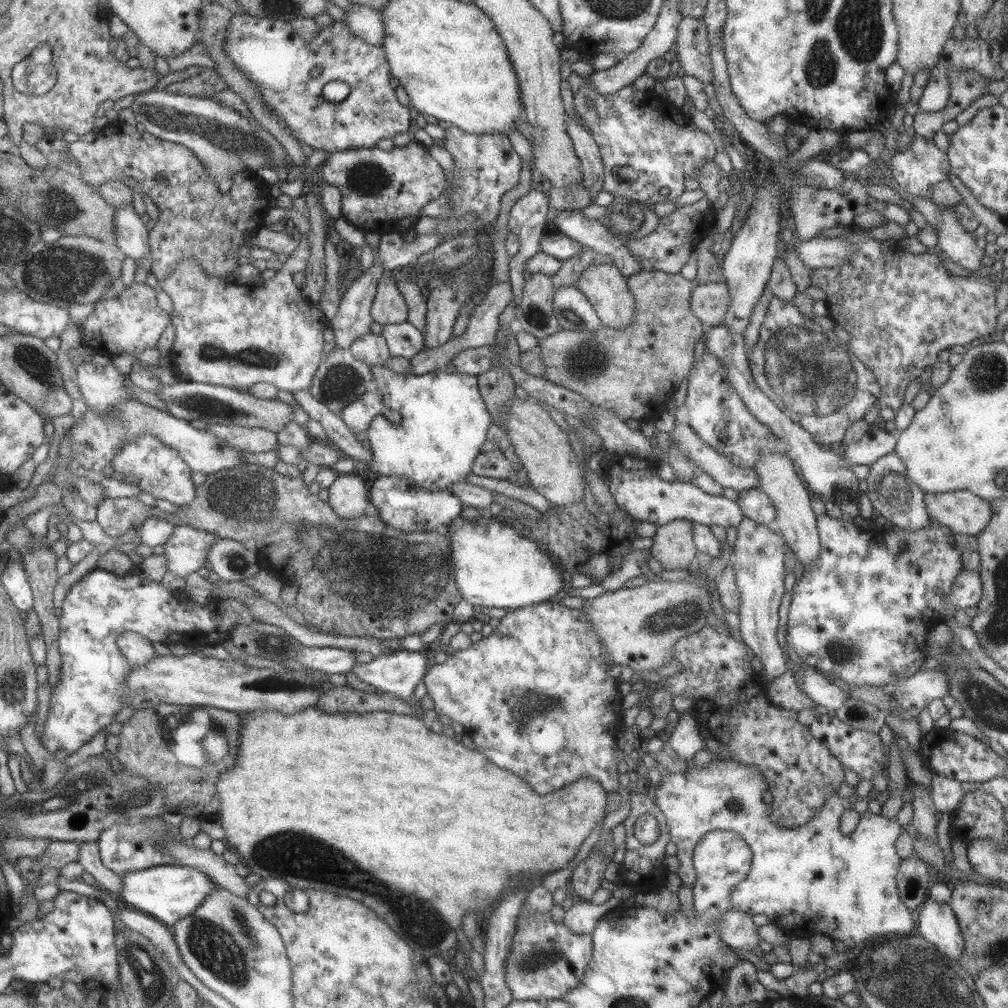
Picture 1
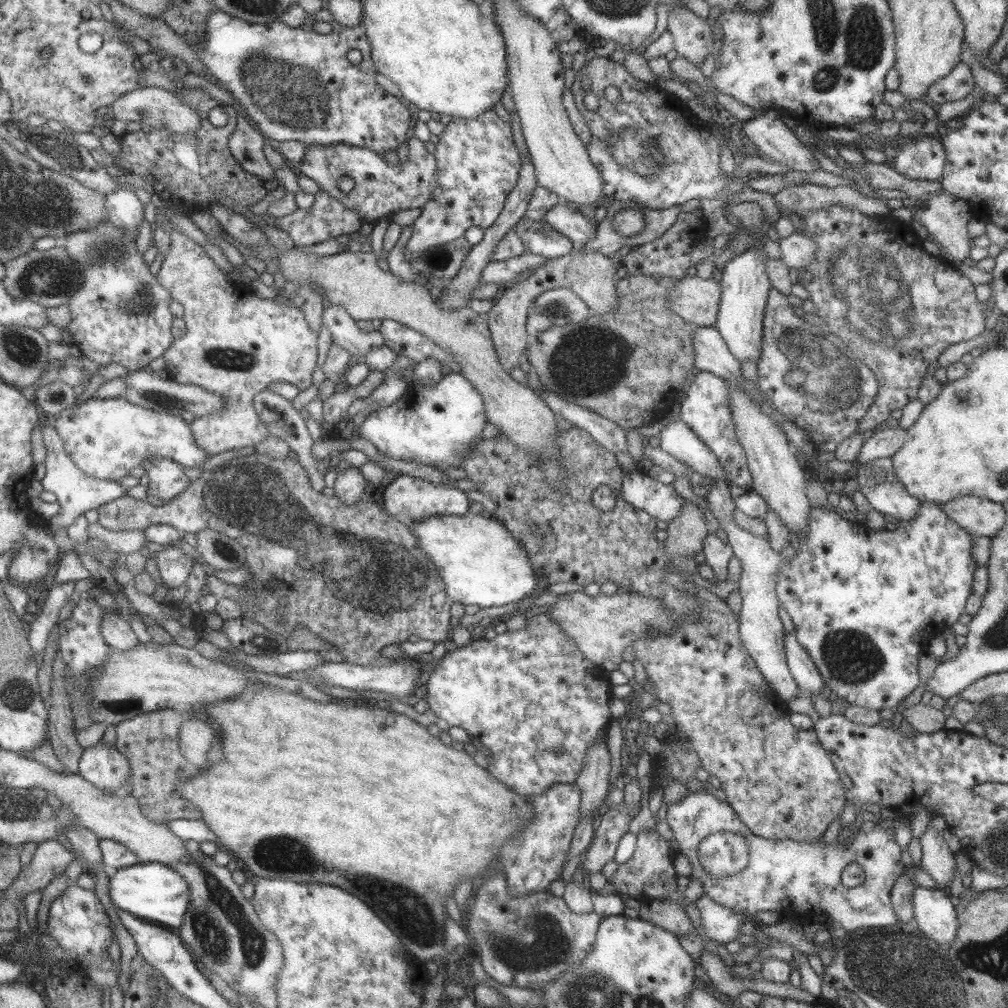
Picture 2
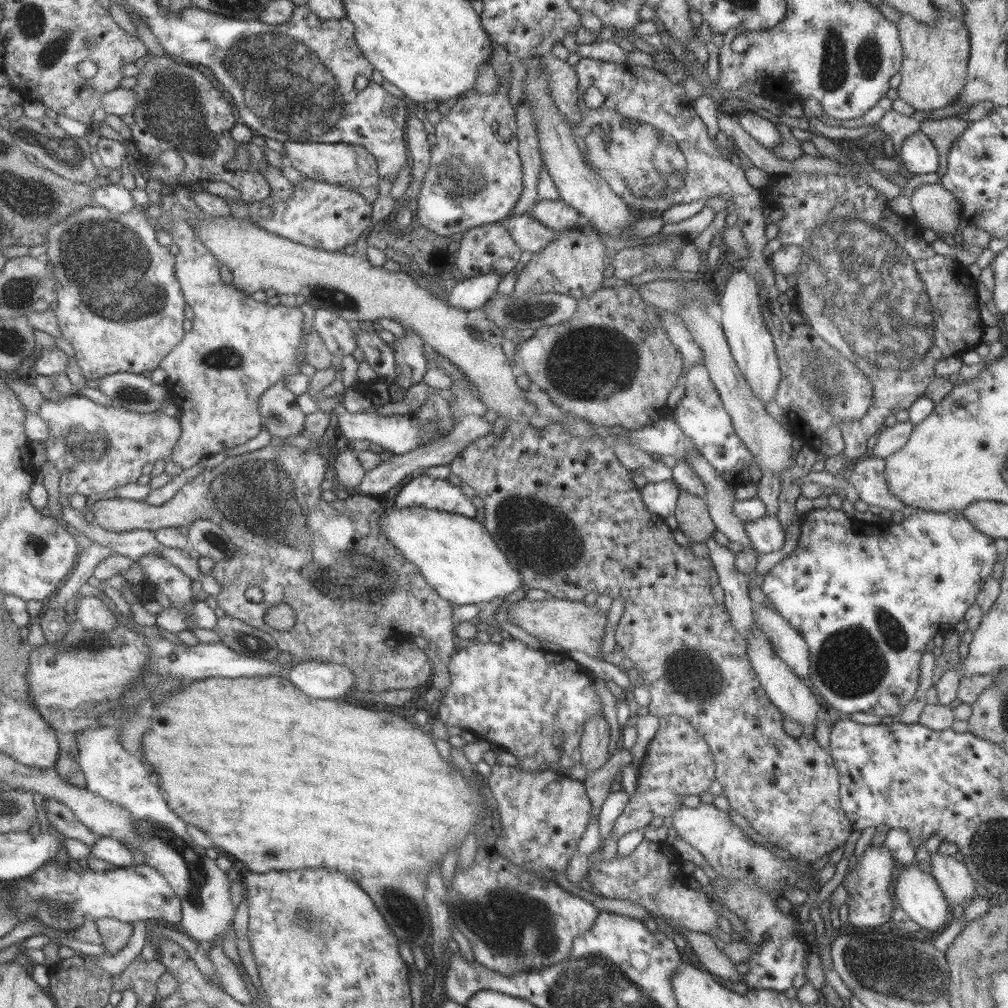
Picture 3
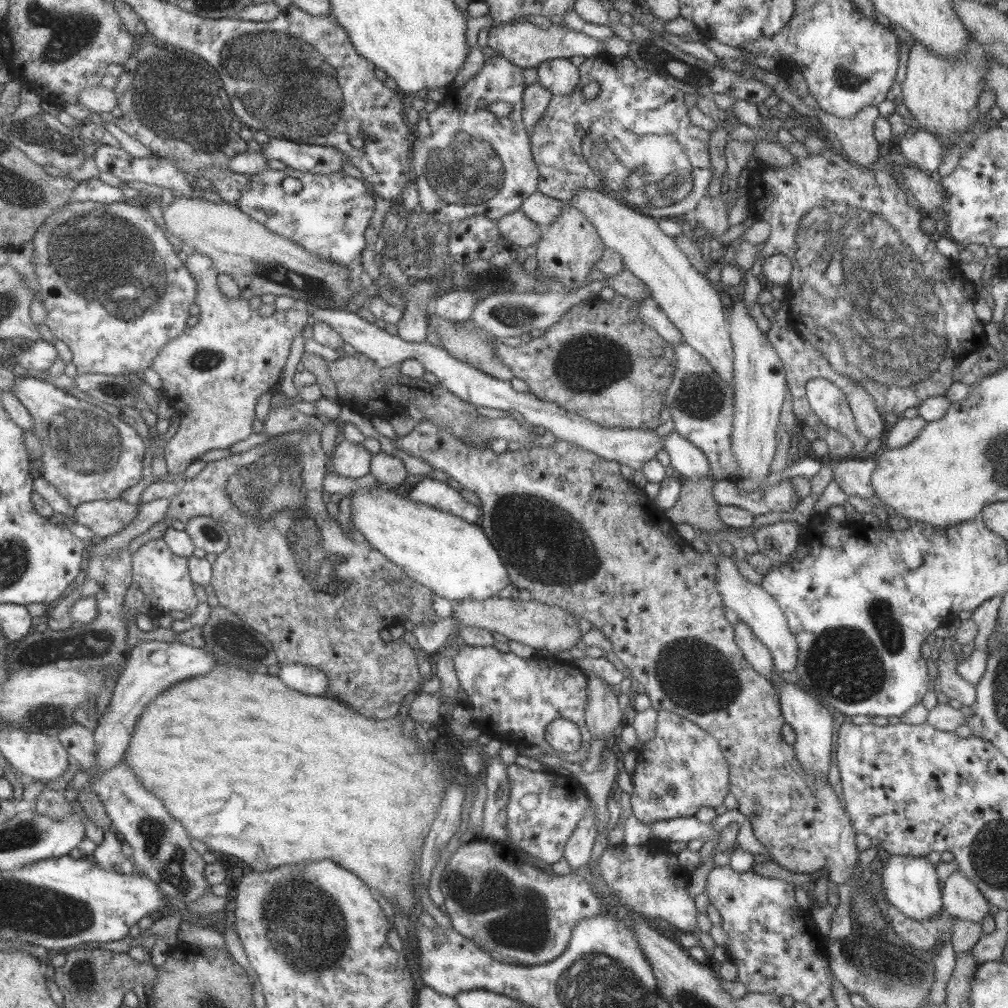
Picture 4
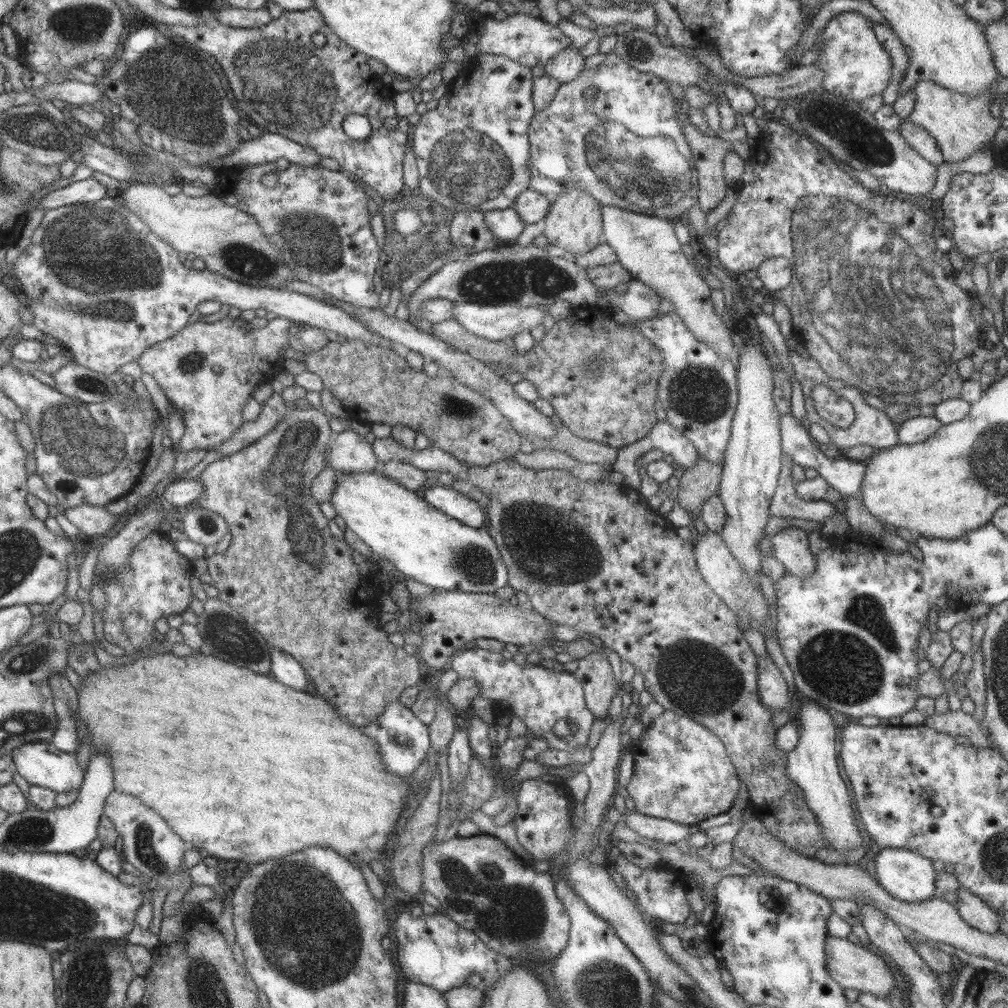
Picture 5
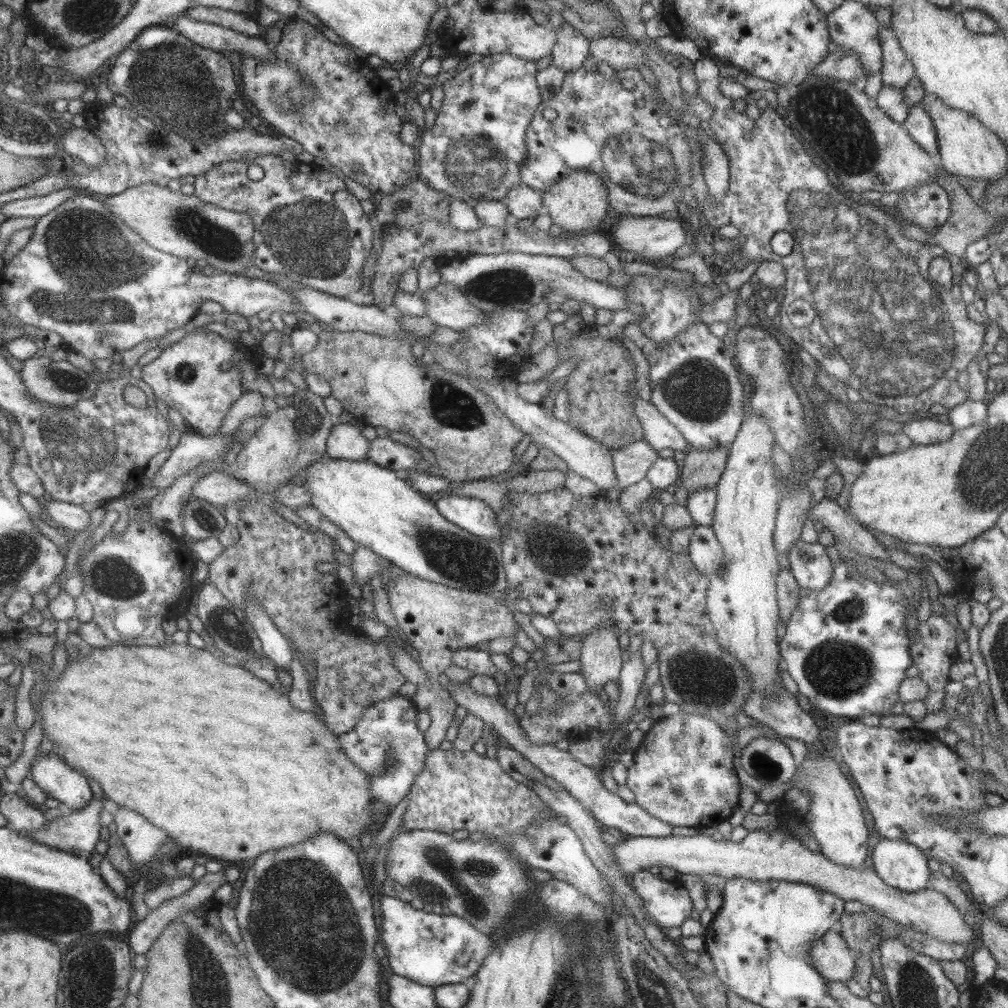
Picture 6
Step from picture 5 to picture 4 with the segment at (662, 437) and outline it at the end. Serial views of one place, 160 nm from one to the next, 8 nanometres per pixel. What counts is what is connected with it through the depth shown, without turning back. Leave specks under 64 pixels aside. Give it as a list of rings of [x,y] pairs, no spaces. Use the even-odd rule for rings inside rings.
[[[674,429],[663,437],[663,440],[663,450],[668,454],[669,464],[681,479],[703,478],[710,474],[707,457],[696,446],[679,436]]]

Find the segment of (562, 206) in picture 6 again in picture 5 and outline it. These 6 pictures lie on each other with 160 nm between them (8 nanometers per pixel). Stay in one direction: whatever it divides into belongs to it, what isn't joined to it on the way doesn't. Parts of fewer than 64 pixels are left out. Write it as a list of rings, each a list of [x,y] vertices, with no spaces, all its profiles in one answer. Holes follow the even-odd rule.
[[[569,190],[557,197],[551,198],[549,210],[544,218],[542,235],[549,245],[561,248],[566,252],[566,257],[585,254],[597,245],[605,242],[602,236],[601,204],[587,193]]]

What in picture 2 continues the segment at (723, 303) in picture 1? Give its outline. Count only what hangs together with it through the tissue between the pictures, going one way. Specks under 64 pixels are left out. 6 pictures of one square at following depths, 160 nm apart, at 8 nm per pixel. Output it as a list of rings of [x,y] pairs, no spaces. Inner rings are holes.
[[[696,275],[678,279],[668,301],[677,316],[697,327],[713,327],[718,313],[720,283]]]

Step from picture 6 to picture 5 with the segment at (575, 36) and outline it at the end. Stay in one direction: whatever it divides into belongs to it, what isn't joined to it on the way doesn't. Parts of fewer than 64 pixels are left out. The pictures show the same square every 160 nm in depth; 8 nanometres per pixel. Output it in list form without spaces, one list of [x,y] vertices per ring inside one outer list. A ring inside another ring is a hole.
[[[566,46],[559,54],[548,59],[544,64],[544,74],[556,78],[557,82],[571,82],[583,70],[584,58],[579,54],[579,48]]]

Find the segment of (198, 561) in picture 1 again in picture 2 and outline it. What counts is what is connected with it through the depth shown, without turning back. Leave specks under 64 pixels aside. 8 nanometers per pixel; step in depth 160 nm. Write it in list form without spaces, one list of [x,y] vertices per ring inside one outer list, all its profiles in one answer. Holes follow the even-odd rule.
[[[177,542],[169,544],[164,550],[153,552],[153,555],[160,579],[173,595],[175,589],[185,584],[193,560],[177,547]]]

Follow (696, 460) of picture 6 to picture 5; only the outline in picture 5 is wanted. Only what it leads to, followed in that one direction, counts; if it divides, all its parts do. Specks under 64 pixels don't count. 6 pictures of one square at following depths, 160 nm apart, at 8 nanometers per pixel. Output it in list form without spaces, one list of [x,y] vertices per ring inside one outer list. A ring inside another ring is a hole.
[[[698,457],[697,462],[683,470],[676,488],[676,502],[685,512],[700,516],[701,505],[710,497],[718,495],[722,465],[707,462]]]

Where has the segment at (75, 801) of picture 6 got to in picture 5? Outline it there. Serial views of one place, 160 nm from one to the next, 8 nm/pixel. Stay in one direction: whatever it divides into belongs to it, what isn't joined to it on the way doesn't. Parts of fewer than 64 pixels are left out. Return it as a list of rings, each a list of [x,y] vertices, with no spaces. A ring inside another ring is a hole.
[[[35,739],[31,742],[12,742],[10,758],[17,774],[29,785],[42,786],[56,793],[78,790],[84,775],[83,769],[75,762],[73,753],[61,752],[50,741]]]

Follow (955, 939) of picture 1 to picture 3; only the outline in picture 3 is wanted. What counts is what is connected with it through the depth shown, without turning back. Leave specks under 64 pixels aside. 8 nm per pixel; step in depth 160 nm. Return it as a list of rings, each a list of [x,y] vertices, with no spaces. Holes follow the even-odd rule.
[[[916,861],[909,867],[901,867],[895,873],[895,885],[893,886],[893,900],[899,905],[905,914],[922,929],[925,936],[933,936],[937,930],[944,930],[950,919],[951,905],[945,900],[939,885],[929,874],[921,872],[917,868]]]

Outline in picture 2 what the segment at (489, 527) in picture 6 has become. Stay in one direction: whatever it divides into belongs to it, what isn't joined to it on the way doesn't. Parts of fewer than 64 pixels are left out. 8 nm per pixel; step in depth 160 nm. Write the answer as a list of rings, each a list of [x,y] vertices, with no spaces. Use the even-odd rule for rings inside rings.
[[[403,473],[384,486],[381,498],[383,499],[383,508],[387,514],[408,522],[426,516],[435,516],[436,514],[463,516],[468,513],[467,508],[469,508],[471,502],[466,497],[466,492],[454,488],[451,484],[435,486],[422,478]]]

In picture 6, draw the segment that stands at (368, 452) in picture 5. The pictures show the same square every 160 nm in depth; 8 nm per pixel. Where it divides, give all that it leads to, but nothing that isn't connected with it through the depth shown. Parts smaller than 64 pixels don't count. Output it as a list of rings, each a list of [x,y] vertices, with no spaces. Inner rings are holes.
[[[340,423],[334,427],[326,438],[324,456],[343,460],[368,460],[369,441],[361,435],[359,423]]]

